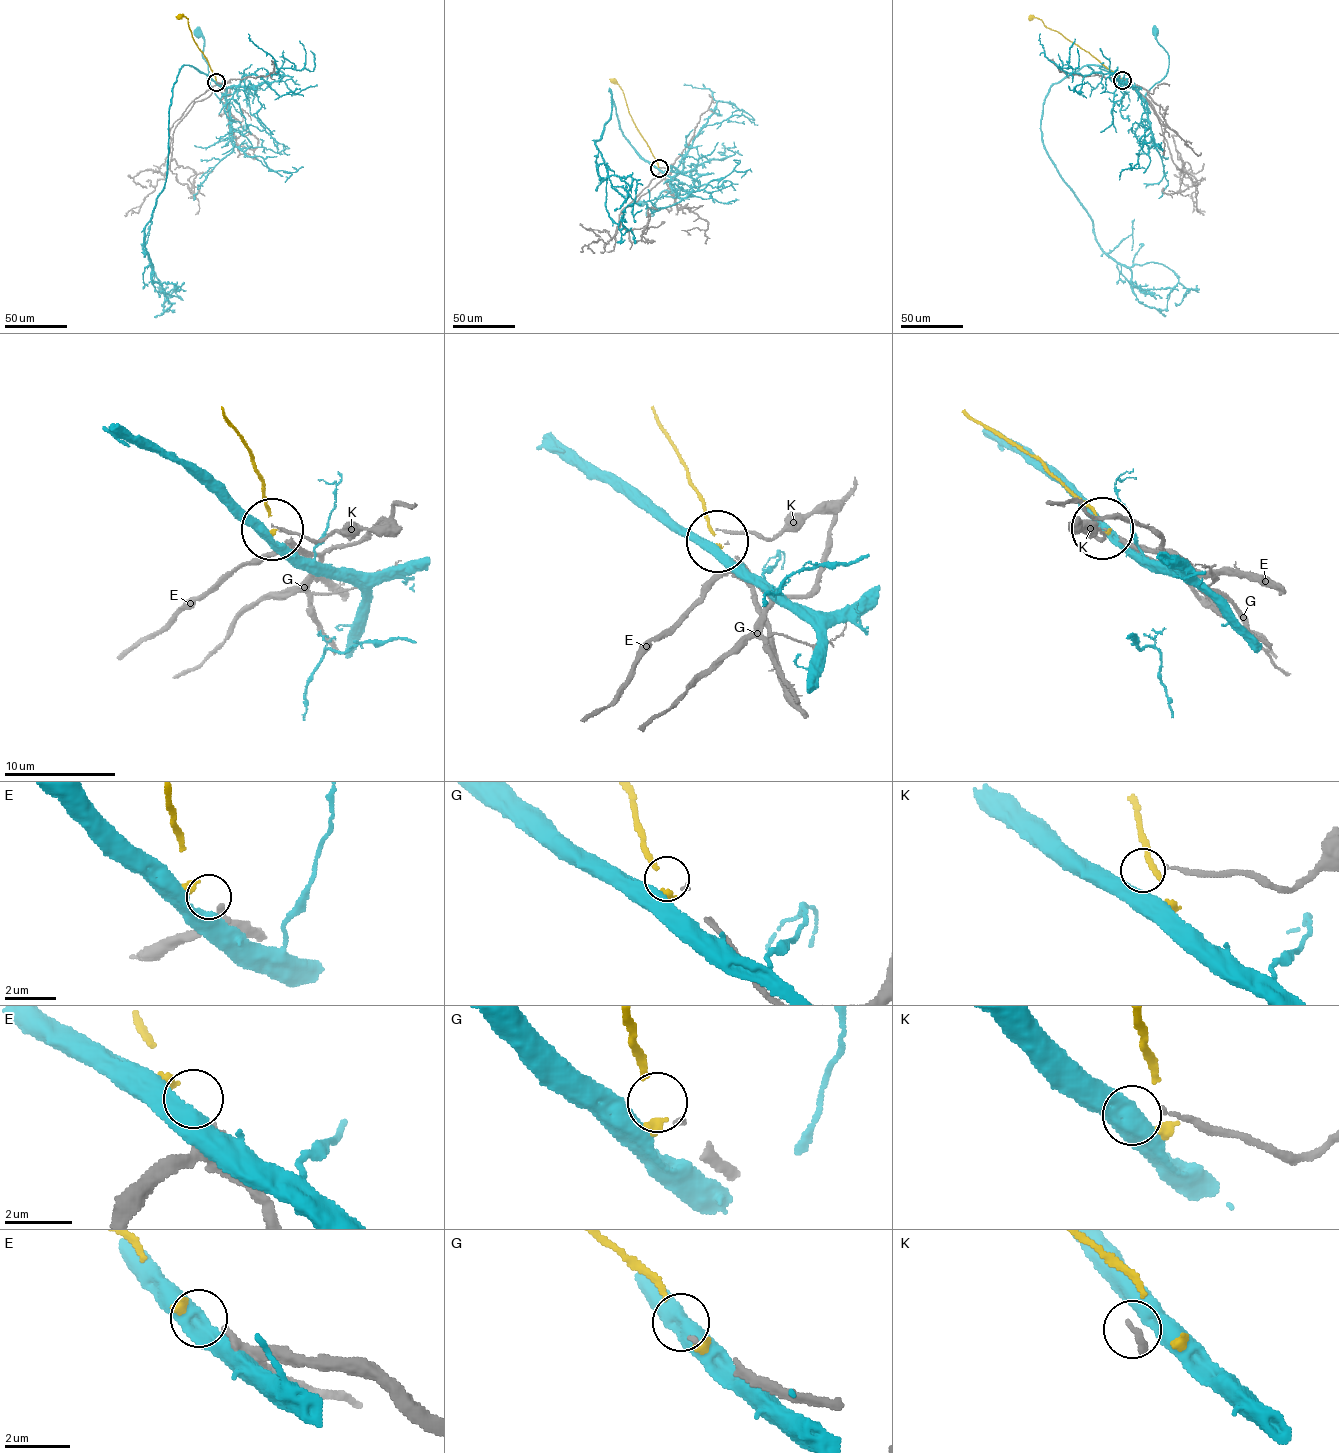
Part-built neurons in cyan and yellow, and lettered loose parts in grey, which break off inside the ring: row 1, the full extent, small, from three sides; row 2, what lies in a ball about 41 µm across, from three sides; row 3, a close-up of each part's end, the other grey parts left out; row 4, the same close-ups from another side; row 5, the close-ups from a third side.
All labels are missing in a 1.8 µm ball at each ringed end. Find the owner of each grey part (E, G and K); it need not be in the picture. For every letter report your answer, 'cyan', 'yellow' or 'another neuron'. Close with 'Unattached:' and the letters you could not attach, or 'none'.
E: yellow
G: another neuron
K: another neuron
Unattached: G, K

